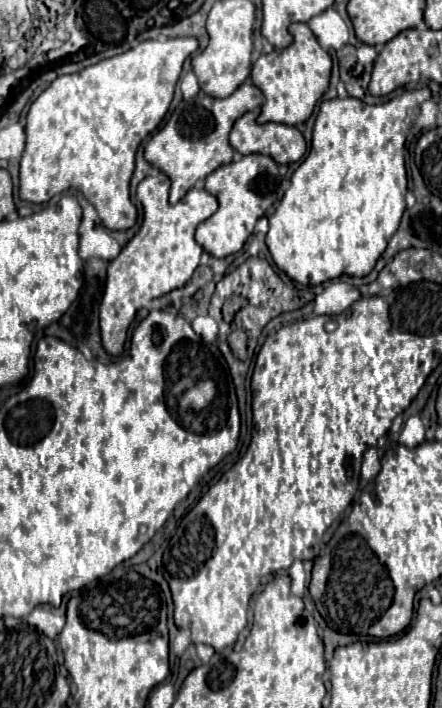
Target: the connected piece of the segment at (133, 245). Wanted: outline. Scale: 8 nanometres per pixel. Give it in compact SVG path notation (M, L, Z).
M164 173L148 175L136 189L136 199L142 203L144 219L138 233L122 247L120 255L110 261L106 289L100 303L100 331L102 345L110 355L120 355L128 337L128 327L142 307L142 303L162 297L172 289L184 287L194 269L200 263L202 247L194 239L198 223L208 219L216 209L218 201L206 189L190 189L184 199L176 205L168 203L170 179Z

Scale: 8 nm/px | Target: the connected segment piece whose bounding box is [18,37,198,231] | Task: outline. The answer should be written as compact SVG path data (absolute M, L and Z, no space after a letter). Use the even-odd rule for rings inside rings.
M194 37L168 39L168 41L142 41L130 51L104 59L78 73L54 79L30 105L26 115L26 149L20 161L20 187L18 195L30 203L46 203L52 195L66 189L78 189L94 207L112 231L130 229L136 223L136 207L130 201L130 177L134 171L134 155L146 135L150 135L166 115L174 85L180 77L184 59L198 49Z

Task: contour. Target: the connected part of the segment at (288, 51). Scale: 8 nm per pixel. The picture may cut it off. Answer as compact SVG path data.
M292 23L290 35L294 37L290 47L274 49L270 44L264 44L263 54L268 55L258 57L252 65L250 79L264 93L266 99L256 119L258 123L270 123L270 121L284 125L304 123L312 115L316 101L328 89L330 69L332 69L330 55L318 45L316 37L312 35L306 23Z

